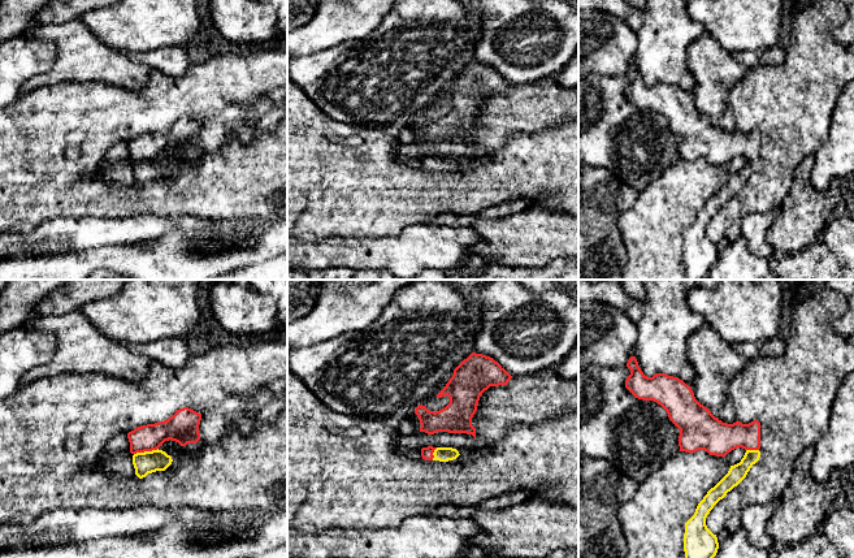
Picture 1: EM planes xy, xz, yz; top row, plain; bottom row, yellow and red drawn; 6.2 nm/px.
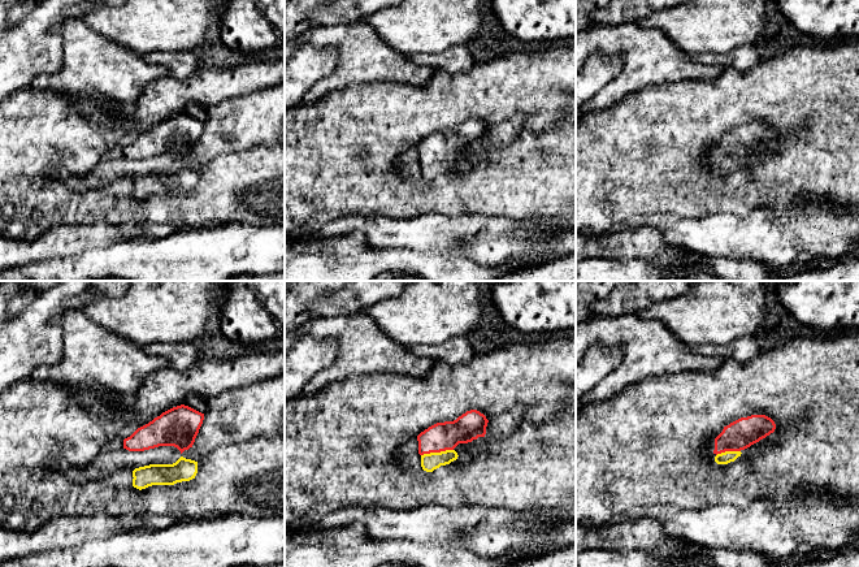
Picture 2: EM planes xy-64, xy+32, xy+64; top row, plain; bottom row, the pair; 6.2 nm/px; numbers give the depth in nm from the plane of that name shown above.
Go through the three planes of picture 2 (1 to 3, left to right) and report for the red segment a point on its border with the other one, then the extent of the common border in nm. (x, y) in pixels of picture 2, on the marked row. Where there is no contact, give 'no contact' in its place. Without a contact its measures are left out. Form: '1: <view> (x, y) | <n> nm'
1: no contact
2: xy+32 (437, 453) | 200 nm
3: xy+64 (728, 451) | 160 nm

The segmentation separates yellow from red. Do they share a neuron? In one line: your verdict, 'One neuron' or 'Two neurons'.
One neuron

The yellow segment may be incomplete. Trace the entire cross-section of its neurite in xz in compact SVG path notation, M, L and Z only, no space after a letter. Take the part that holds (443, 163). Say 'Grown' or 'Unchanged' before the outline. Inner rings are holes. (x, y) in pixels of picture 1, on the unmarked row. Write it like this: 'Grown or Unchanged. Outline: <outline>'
Grown. Outline: M428 155L421 157L421 165L425 169L448 170L456 168L459 164L459 160L452 156Z

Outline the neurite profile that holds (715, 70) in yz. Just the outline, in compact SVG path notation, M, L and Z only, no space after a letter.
M707 33L689 46L686 65L695 81L694 92L690 95L695 108L723 131L736 131L728 95L731 88L744 79L749 68L740 64Z

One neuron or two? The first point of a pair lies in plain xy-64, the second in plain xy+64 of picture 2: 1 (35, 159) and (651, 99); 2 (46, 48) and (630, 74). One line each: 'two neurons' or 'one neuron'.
1: one neuron
2: two neurons

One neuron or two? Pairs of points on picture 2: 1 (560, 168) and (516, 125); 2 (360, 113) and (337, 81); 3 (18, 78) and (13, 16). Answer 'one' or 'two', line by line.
1: two
2: two
3: two

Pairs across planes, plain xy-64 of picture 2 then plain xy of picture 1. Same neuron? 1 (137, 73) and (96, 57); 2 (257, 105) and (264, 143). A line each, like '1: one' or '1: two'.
1: one
2: two

